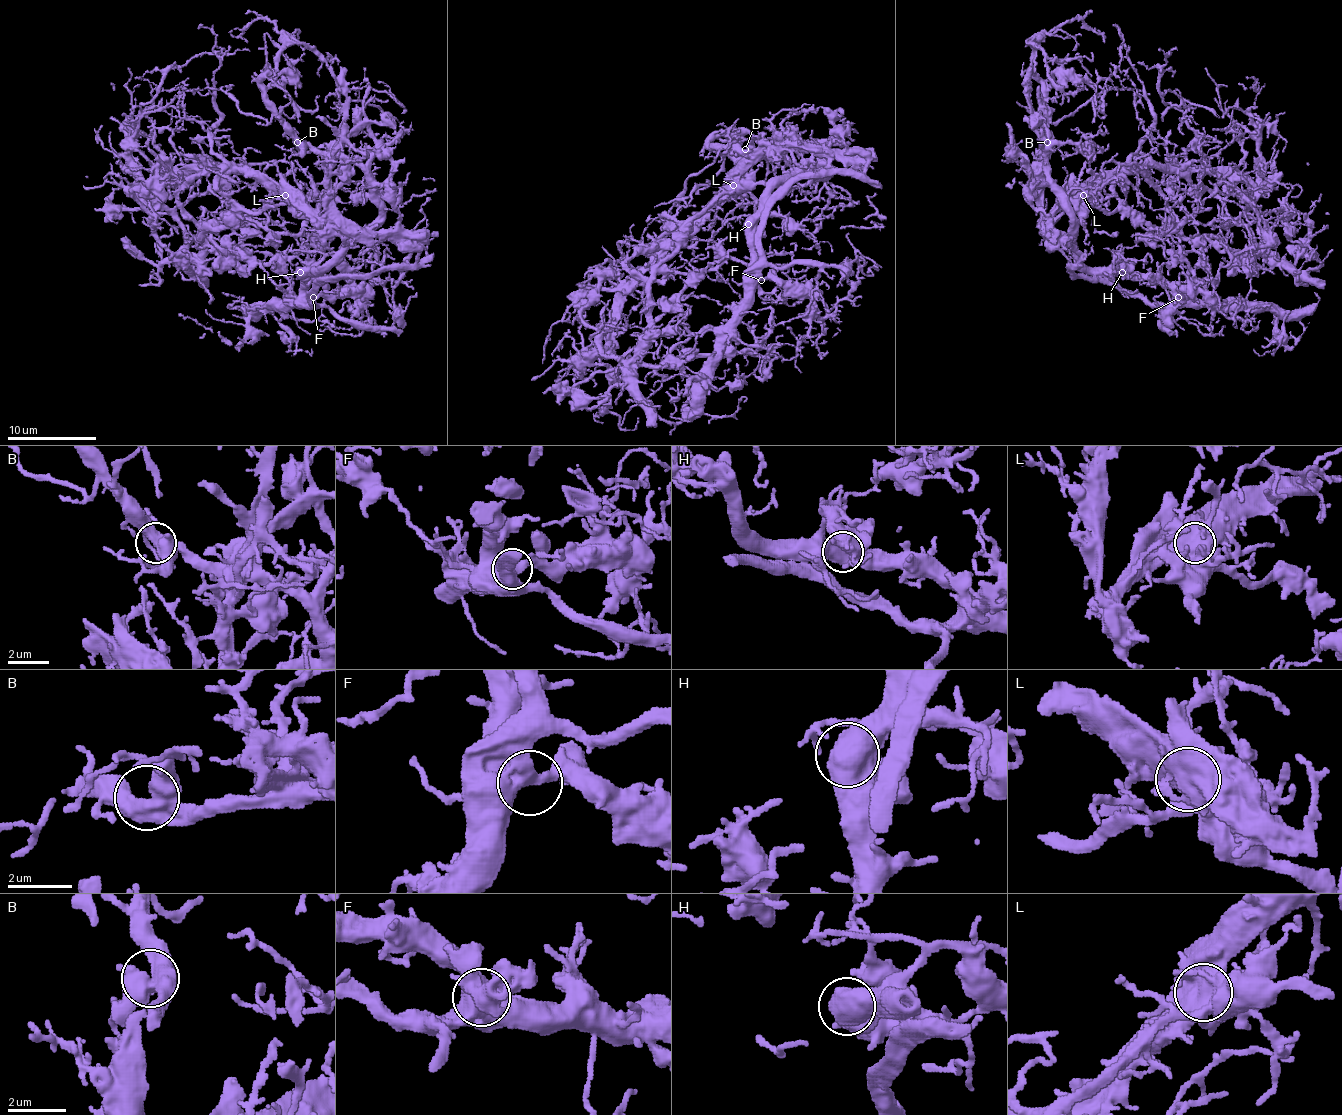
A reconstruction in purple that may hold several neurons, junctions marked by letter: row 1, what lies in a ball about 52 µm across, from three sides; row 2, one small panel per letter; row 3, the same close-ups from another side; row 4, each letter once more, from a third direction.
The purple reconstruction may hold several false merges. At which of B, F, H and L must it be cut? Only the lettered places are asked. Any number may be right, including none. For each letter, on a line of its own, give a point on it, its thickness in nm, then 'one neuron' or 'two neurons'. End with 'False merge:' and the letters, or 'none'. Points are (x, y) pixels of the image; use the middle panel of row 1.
B: place (745, 149); calibre 550 nm; one neuron
F: place (761, 280); calibre 700 nm; one neuron
H: place (748, 224); calibre 750 nm; one neuron
L: place (733, 185); calibre 650 nm; two neurons
False merge: L

